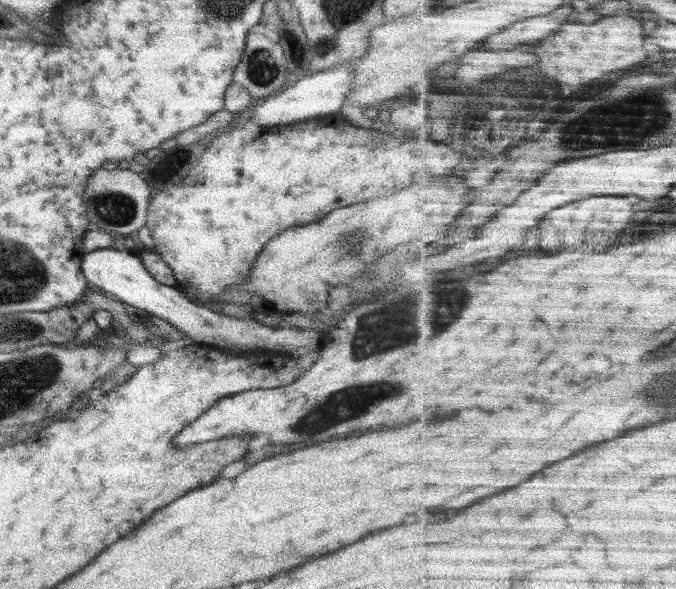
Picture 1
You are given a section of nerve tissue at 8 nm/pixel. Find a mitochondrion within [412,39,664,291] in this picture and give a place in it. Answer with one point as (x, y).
(537, 86)

